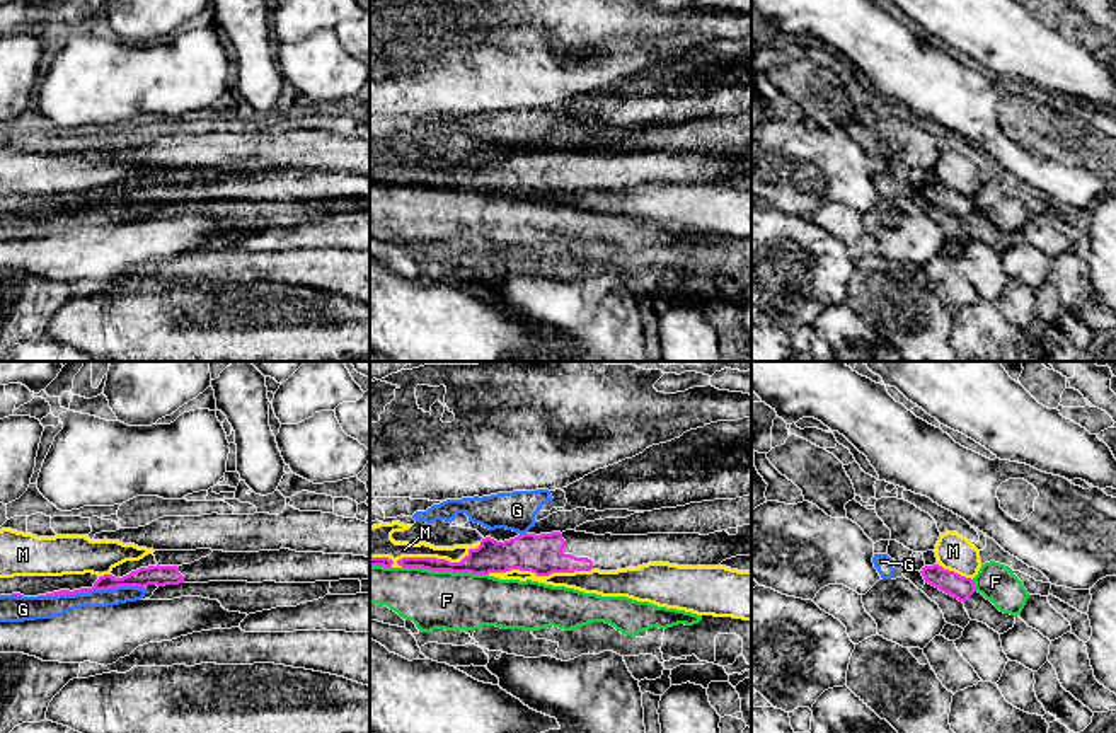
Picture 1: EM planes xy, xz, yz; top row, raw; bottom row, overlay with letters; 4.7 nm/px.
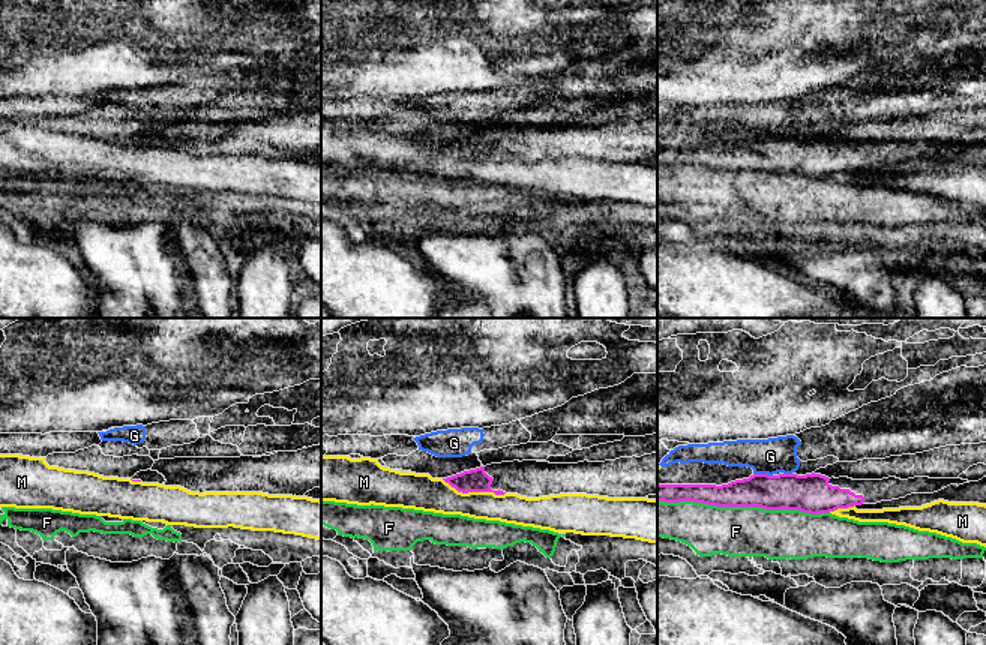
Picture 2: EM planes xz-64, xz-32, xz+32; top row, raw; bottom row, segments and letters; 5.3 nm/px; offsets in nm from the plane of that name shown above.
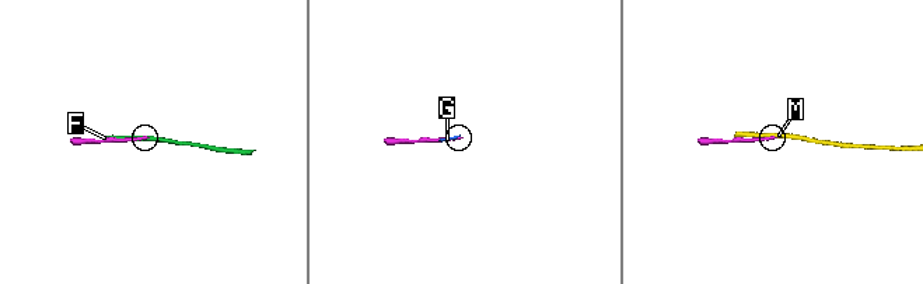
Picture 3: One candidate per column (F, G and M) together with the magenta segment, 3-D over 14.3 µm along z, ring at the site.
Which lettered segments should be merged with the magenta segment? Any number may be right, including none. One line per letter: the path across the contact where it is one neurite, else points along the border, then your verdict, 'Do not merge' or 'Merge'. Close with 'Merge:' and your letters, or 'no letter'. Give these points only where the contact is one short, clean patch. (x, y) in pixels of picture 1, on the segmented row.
F: Do not merge
G: Do not merge
M: Do not merge
Merge: no letter

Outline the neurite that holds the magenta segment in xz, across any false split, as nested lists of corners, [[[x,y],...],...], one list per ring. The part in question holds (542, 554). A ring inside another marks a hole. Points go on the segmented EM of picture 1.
[[[751,525],[736,528],[736,535],[729,535],[726,530],[709,535],[595,535],[566,530],[562,534],[523,534],[504,542],[486,537],[477,549],[469,549],[460,563],[436,557],[402,557],[397,564],[472,574],[520,569],[537,576],[591,569],[617,571],[647,563],[719,566],[736,556],[751,556]]]

